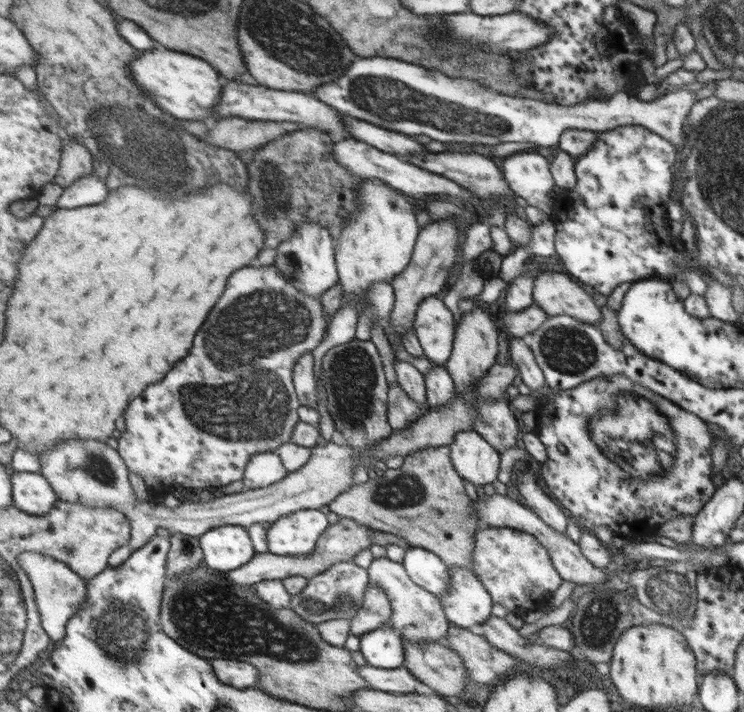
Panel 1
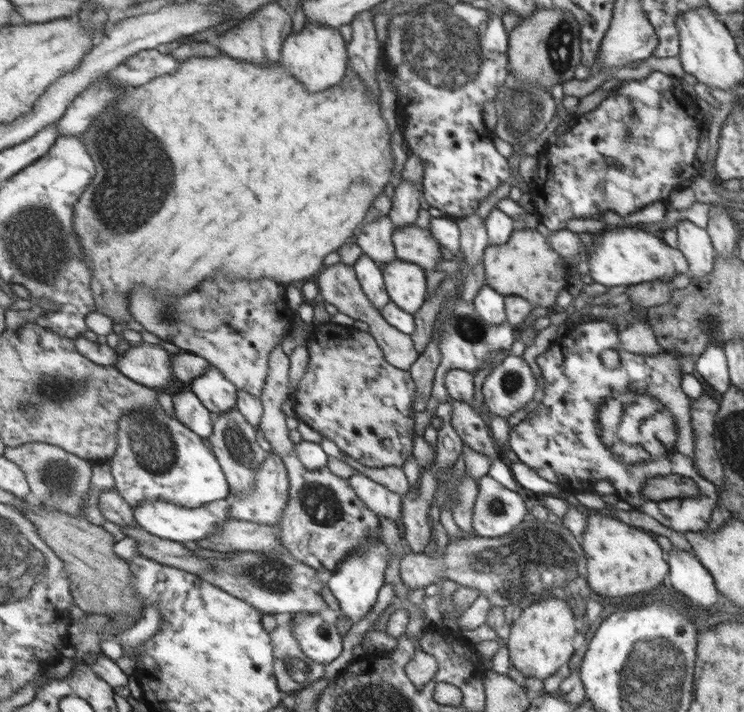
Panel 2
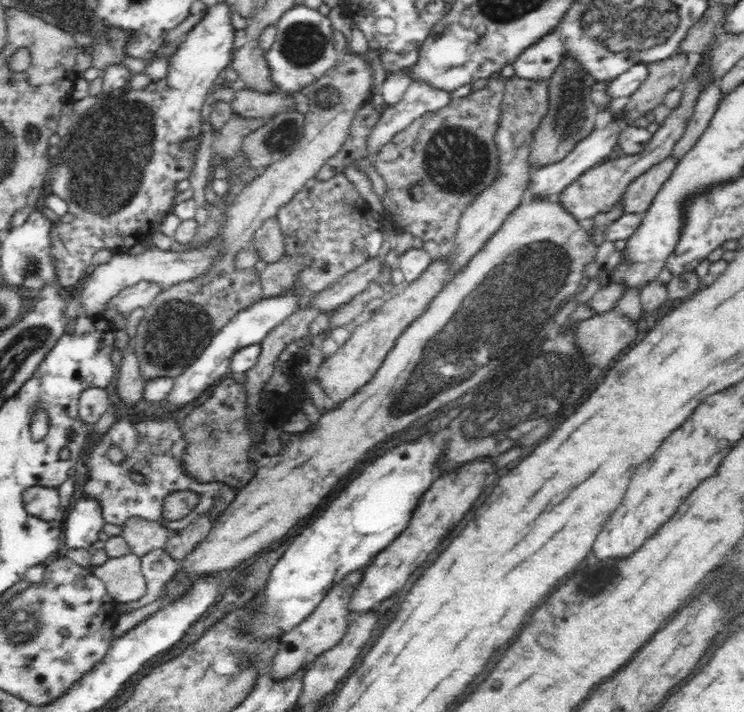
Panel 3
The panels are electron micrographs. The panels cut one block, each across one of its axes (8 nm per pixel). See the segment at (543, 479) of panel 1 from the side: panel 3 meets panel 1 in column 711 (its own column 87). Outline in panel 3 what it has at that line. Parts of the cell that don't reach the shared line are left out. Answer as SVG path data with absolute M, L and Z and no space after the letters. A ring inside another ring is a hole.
M166 418L166 420L138 420L136 426L130 424L128 420L120 420L116 426L112 426L103 437L100 443L87 439L85 448L91 448L91 456L86 460L86 465L90 466L90 484L83 488L83 496L87 498L93 498L98 500L99 508L102 508L103 521L113 525L122 527L132 517L140 517L145 520L158 522L160 525L164 525L172 532L186 529L186 526L195 522L198 517L210 516L213 522L216 522L217 517L220 517L225 512L226 506L228 506L233 498L236 497L236 488L232 488L230 485L225 483L200 483L196 479L190 477L184 463L182 463L183 457L187 452L187 440L182 430L178 430L178 424L174 418ZM111 446L118 446L128 456L127 463L118 467L118 465L111 464L108 456L106 456L107 450ZM130 470L137 470L142 472L146 476L145 483L141 486L136 485L129 476ZM174 492L193 492L198 496L198 502L194 507L194 510L184 516L181 520L167 520L164 517L163 510L163 498L174 494Z

